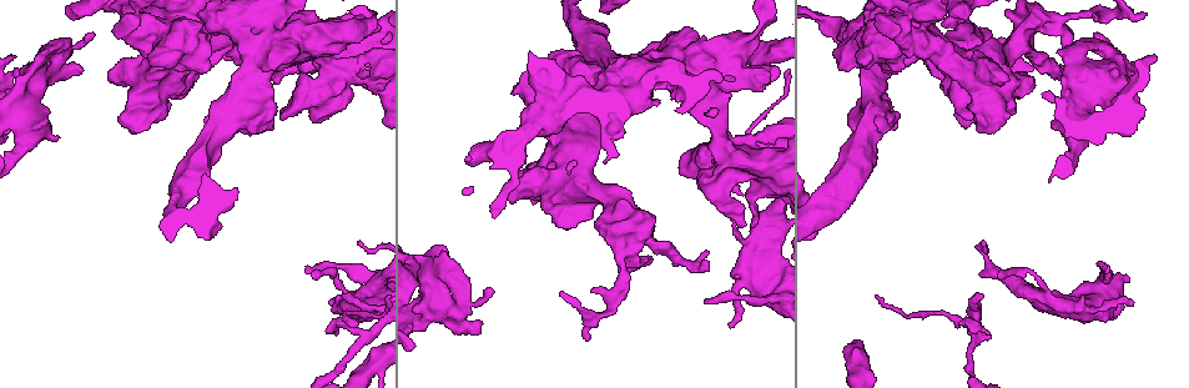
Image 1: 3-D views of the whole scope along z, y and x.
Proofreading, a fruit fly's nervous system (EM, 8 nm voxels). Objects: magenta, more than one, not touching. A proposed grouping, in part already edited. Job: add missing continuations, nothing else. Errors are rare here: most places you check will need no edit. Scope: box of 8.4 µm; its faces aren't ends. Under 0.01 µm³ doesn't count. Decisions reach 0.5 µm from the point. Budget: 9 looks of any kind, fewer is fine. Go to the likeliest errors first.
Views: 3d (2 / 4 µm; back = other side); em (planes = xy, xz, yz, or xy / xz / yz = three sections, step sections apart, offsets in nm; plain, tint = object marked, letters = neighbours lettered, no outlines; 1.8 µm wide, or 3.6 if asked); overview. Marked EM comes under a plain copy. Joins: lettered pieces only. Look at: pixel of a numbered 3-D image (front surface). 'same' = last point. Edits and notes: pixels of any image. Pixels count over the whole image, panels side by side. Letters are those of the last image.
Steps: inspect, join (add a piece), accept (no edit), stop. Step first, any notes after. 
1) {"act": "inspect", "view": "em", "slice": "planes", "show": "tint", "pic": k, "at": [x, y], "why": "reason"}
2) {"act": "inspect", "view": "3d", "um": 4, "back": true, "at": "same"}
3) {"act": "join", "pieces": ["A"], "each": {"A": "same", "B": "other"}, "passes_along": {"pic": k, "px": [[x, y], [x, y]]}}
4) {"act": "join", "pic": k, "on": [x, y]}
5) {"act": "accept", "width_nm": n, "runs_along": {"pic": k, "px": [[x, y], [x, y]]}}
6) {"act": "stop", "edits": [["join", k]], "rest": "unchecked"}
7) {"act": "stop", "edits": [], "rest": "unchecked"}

{"act": "inspect", "view": "em", "slice": "planes", "show": "letters", "pic": 1, "at": [270, 54], "why": "sudden change in width"}

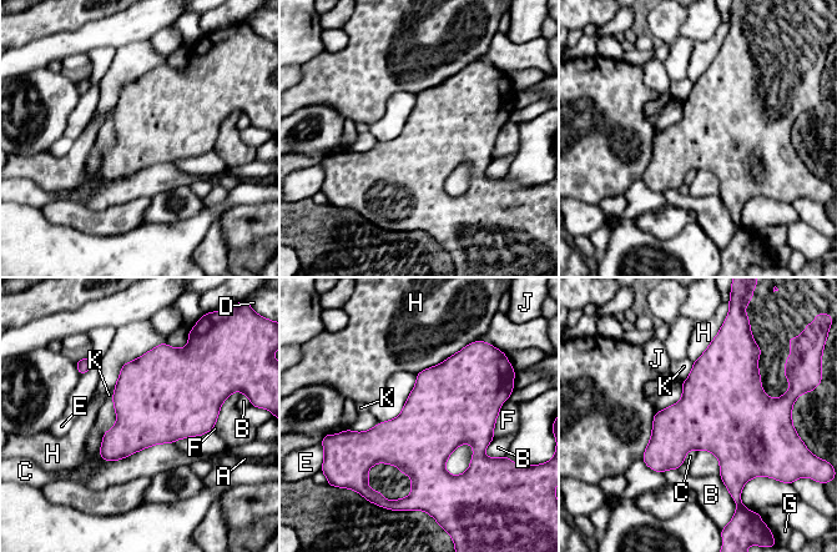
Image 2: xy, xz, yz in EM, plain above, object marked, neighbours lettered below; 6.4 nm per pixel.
{"act": "accept", "width_nm": 480, "each": {"A": "other", "B": "other", "C": "other", "D": "other", "E": "other", "F": "other", "G": "other", "H": "other", "J": "other", "K": "other"}, "border": {"pic": 2, "px": [[171, 442], [116, 460], [99, 455]]}, "found": "no lettered piece goes on from it"}

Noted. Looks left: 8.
{"act": "inspect", "view": "em", "um": 3.6, "slice": "planes", "show": "letters", "pic": 1, "at": [199, 19], "why": "looks like a crossing"}

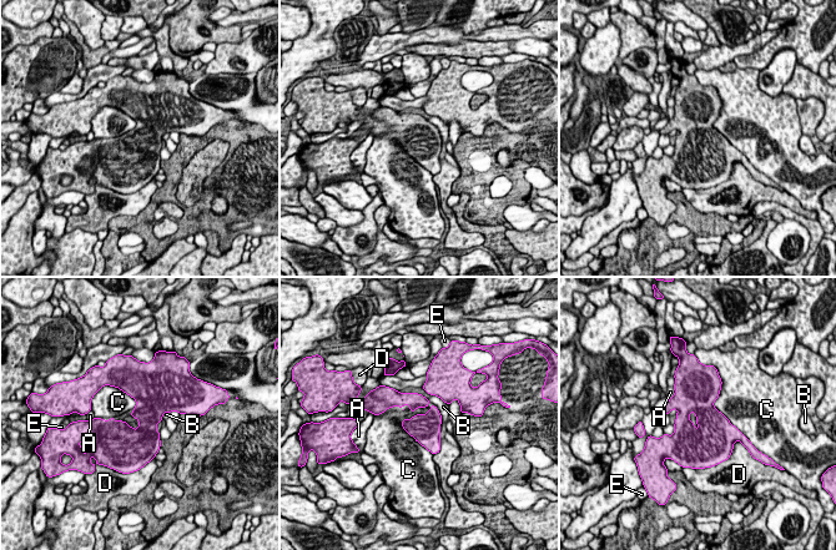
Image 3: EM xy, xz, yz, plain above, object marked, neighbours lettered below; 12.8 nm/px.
{"act": "accept", "each": {"A": "other", "B": "other", "C": "other", "D": "other", "E": "other"}, "border": {"pic": 3, "px": [[720, 379], [714, 405], [740, 430]]}, "found": "none of them fits"}

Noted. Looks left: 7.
{"act": "inspect", "view": "em", "um": 3.6, "slice": "planes", "show": "tint", "pic": 1, "at": [763, 162], "why": "sudden change in width"}

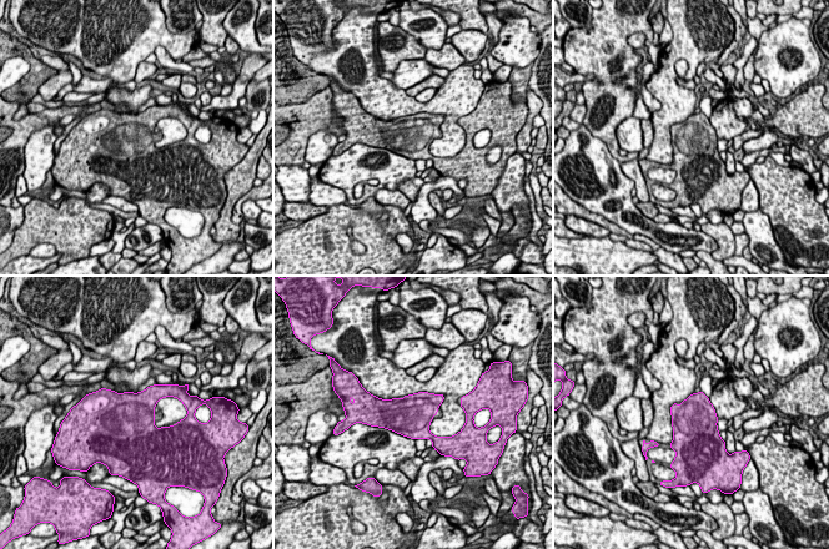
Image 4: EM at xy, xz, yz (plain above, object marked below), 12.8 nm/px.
{"act": "inspect", "view": "em", "um": 3.6, "slice": "planes", "show": "letters", "at": "same", "why": "what lies round it"}

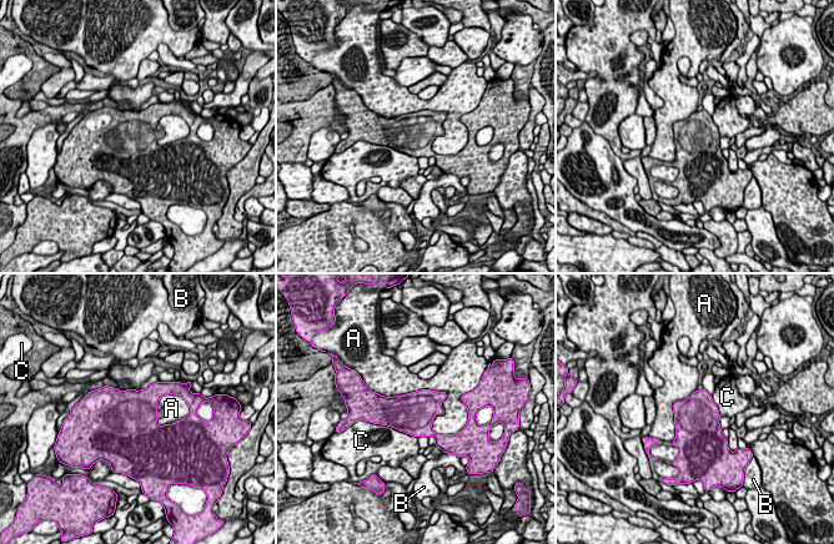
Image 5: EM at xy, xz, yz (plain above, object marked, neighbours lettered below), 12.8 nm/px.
{"act": "accept", "width_nm": 550, "each": {"A": "other", "B": "other", "C": "other"}, "border": {"pic": 5, "px": [[406, 393], [453, 434]]}, "found": "none of them fits"}

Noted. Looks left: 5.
{"act": "inspect", "view": "em", "slice": "xz", "step": 8, "show": "letters", "pic": 1, "at": [346, 295], "why": "thin end"}

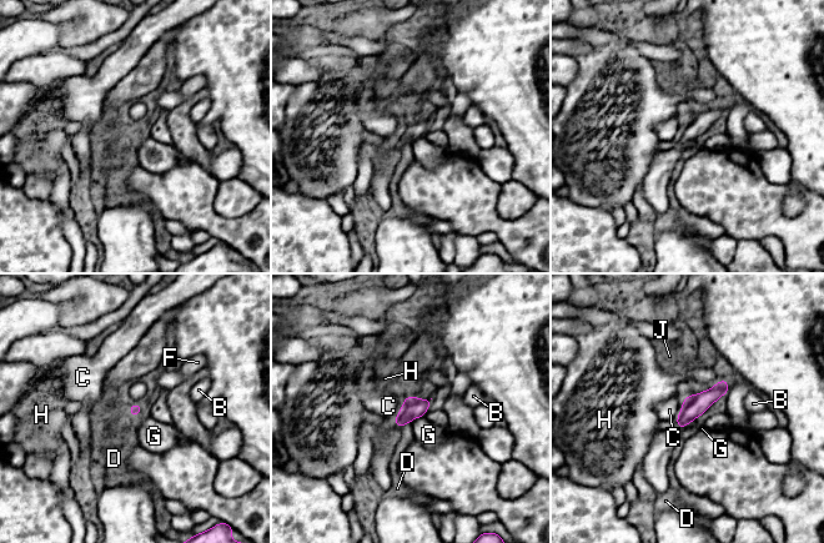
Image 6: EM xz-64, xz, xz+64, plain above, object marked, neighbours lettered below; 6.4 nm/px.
{"act": "inspect", "view": "em", "slice": "planes", "show": "letters", "at": "same", "why": "cut it another way"}

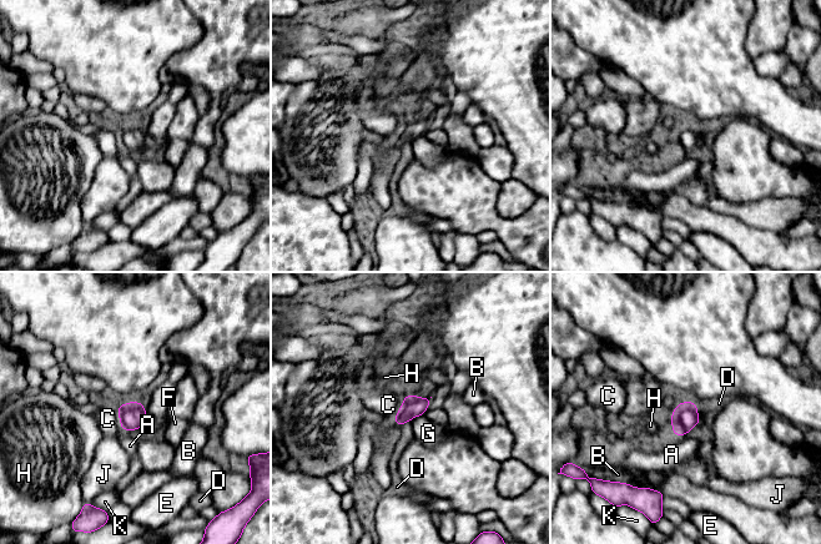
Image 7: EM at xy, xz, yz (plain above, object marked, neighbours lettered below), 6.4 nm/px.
{"act": "accept", "width_nm": 140, "each": {"A": "other", "B": "other", "C": "other", "D": "other", "E": "other", "F": "other", "G": "other", "H": "other", "J": "other", "K": "other"}, "border": {"pic": 7, "px": [[695, 404], [700, 421]]}, "found": "none of them fits"}

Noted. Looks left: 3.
{"act": "stop", "edits": [], "rest": "unchecked"}

